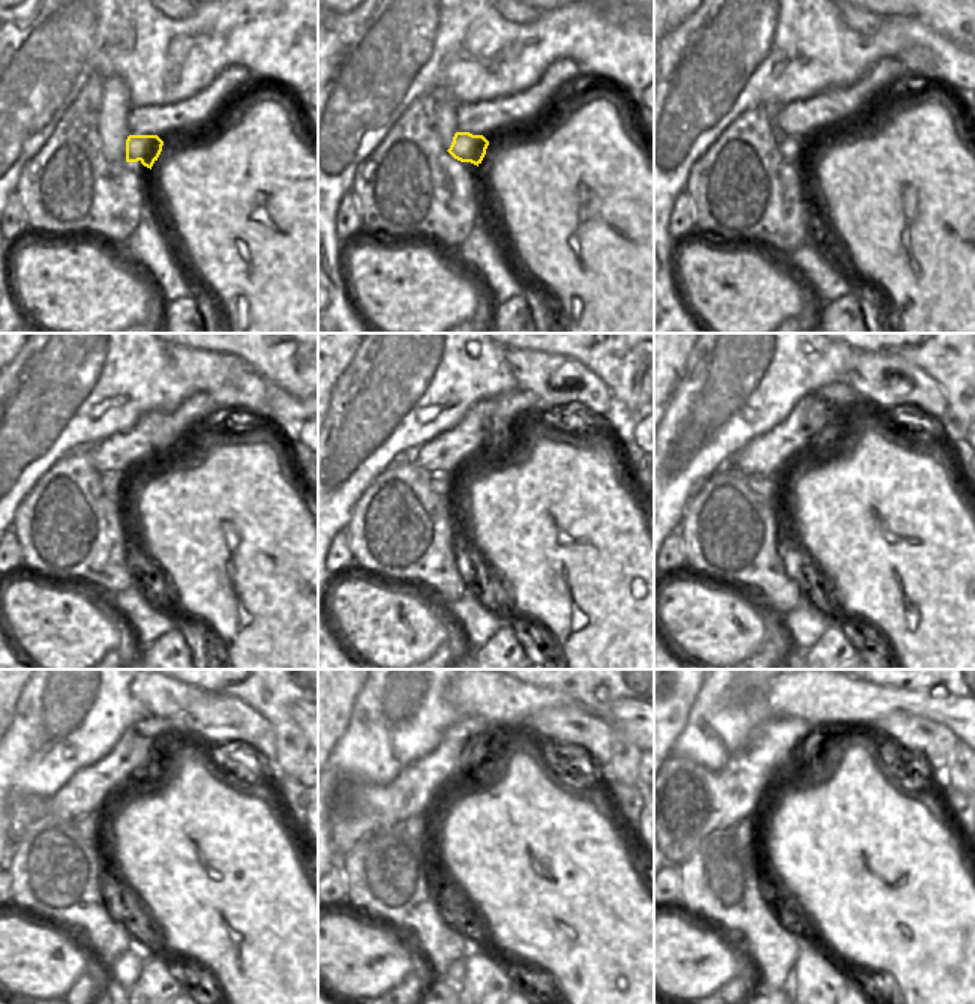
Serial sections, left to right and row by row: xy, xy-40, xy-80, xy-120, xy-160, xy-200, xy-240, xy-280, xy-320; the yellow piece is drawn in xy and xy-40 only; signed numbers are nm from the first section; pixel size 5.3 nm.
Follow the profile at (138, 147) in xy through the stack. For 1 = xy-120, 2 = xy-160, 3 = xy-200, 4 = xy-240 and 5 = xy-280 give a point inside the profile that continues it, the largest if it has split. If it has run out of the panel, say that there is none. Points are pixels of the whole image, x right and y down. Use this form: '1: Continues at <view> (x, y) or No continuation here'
1: Continues at xy-120 (116, 483)
2: Continues at xy-160 (446, 483)
3: Continues at xy-200 (777, 483)
4: Continues at xy-240 (90, 824)
5: Continues at xy-280 (423, 826).

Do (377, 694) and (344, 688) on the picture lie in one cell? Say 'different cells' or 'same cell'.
different cells

